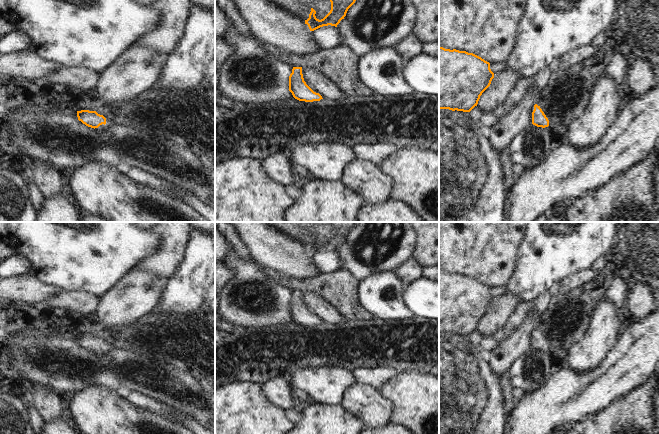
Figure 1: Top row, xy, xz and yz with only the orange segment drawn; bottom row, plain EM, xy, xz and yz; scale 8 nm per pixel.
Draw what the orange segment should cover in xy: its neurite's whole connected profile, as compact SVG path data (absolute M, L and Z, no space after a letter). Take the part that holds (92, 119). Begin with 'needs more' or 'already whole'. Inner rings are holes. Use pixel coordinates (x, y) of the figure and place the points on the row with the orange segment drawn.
needs more; M81 110L77 111L78 120L88 127L94 128L99 132L109 129L112 125L103 115L96 111Z

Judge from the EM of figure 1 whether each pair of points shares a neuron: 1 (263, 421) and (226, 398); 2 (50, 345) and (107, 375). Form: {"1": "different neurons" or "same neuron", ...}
{"1": "same neuron", "2": "same neuron"}

